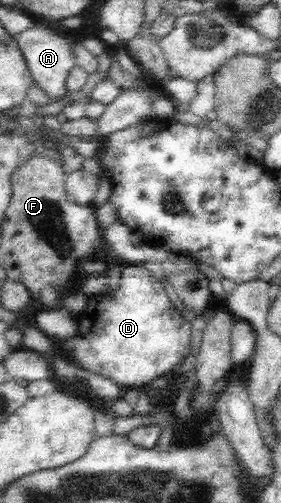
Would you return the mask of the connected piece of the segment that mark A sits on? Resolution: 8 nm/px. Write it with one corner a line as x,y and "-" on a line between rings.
38,23
17,34
16,43
26,60
27,69
31,71
31,77
34,77
34,84
51,96
52,101
70,94
69,90
65,90
65,82
72,68
76,67
72,47
72,43
76,42
74,34
68,36
65,30
49,28

